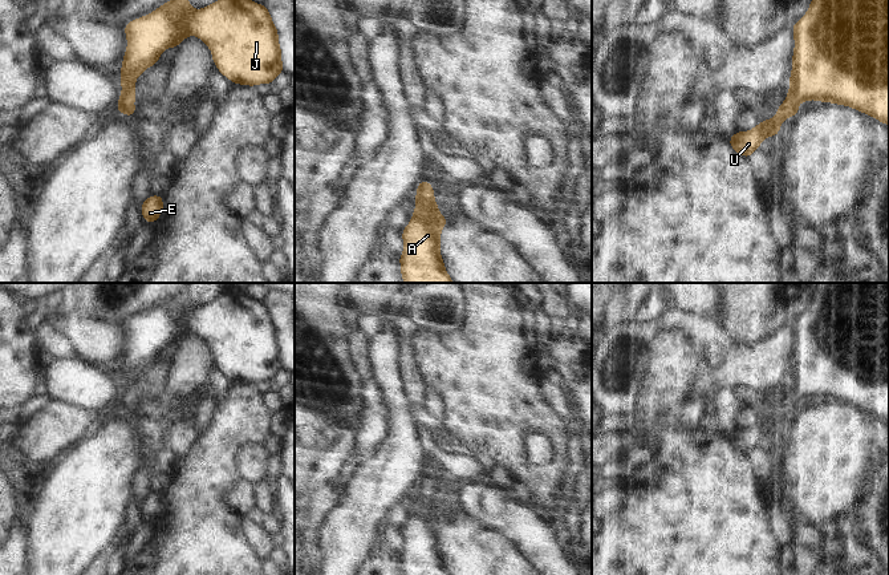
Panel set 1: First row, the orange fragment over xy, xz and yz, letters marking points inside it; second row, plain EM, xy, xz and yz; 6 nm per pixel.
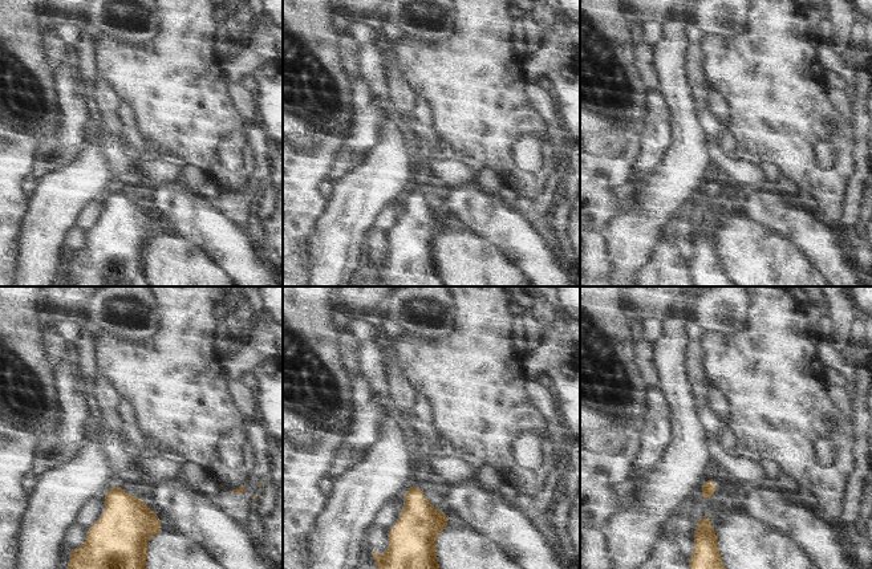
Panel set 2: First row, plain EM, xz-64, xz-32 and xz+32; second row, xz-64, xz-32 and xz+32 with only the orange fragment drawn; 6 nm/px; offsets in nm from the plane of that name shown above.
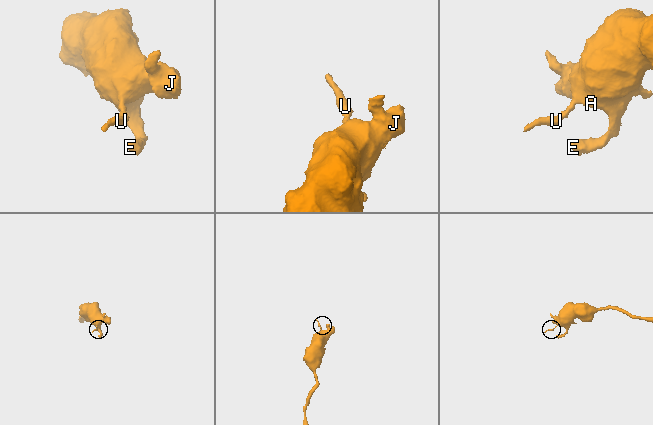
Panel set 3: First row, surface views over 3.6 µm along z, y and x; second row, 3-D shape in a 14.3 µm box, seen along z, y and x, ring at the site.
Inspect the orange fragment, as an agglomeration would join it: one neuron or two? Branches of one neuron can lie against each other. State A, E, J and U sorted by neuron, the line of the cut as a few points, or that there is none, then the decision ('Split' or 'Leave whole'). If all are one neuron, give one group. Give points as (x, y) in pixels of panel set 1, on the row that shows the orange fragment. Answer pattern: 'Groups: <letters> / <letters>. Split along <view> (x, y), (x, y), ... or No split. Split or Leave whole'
Groups: A E J U. No split. Leave whole

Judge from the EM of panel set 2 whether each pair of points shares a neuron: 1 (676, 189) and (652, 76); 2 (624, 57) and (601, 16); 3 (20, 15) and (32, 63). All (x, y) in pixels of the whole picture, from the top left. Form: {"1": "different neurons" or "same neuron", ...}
{"1": "different neurons", "2": "same neuron", "3": "same neuron"}

